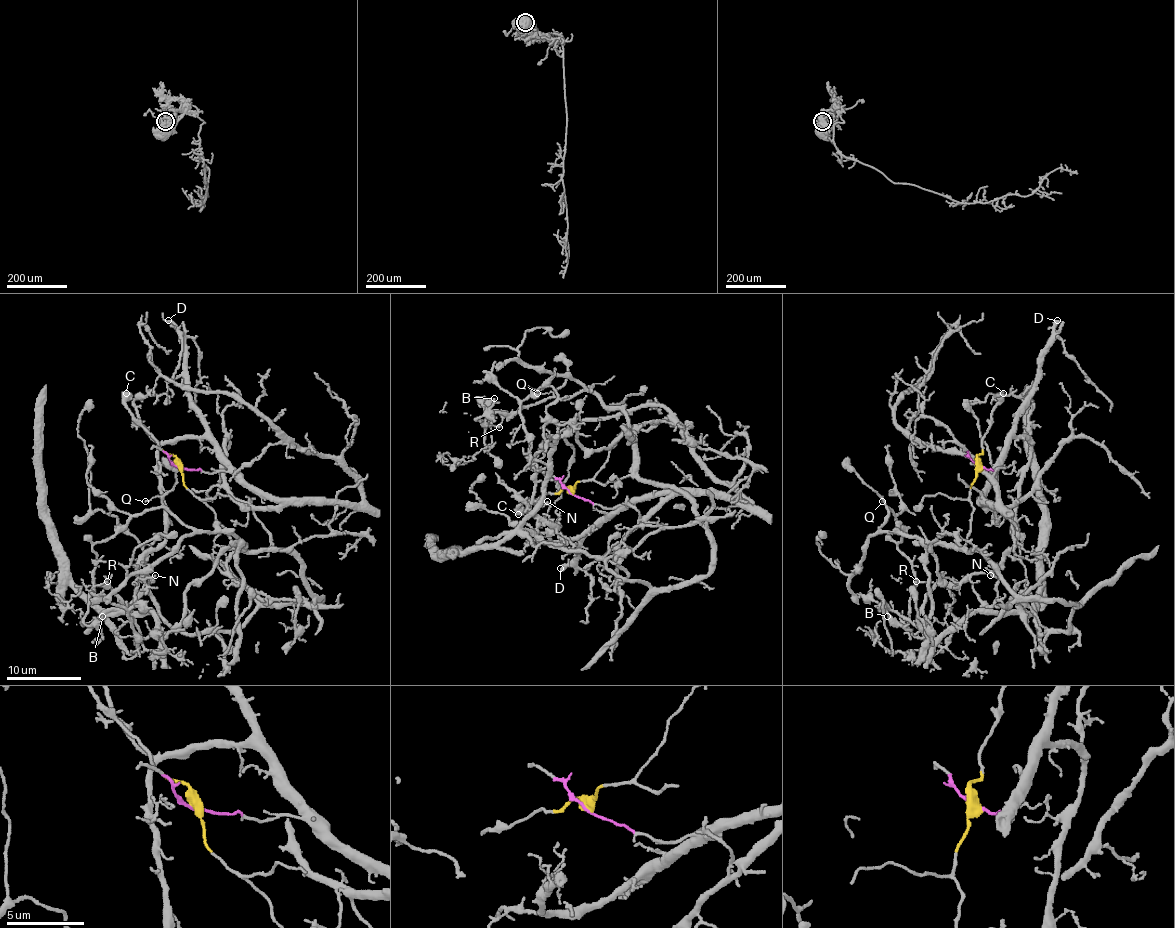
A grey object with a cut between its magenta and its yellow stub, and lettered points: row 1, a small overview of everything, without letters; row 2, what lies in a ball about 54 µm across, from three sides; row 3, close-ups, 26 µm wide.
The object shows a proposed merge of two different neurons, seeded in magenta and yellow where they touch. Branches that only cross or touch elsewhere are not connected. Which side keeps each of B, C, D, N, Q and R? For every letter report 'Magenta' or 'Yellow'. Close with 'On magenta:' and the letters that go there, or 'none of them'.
B: Yellow
C: Yellow
D: Magenta
N: Magenta
Q: Yellow
R: Yellow
On magenta: D, N

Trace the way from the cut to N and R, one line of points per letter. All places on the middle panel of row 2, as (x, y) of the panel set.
N: (570, 492), (603, 507), (620, 507), (576, 537), (550, 541), (557, 526), (529, 507), (533, 502), (548, 502)
R: (570, 492), (629, 476), (633, 435), (618, 409), (579, 390), (485, 409), (485, 426), (499, 427)

